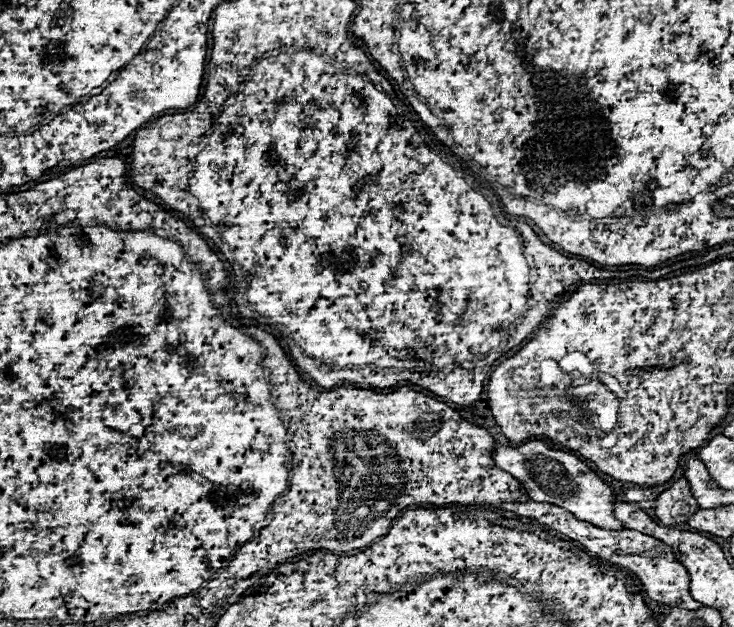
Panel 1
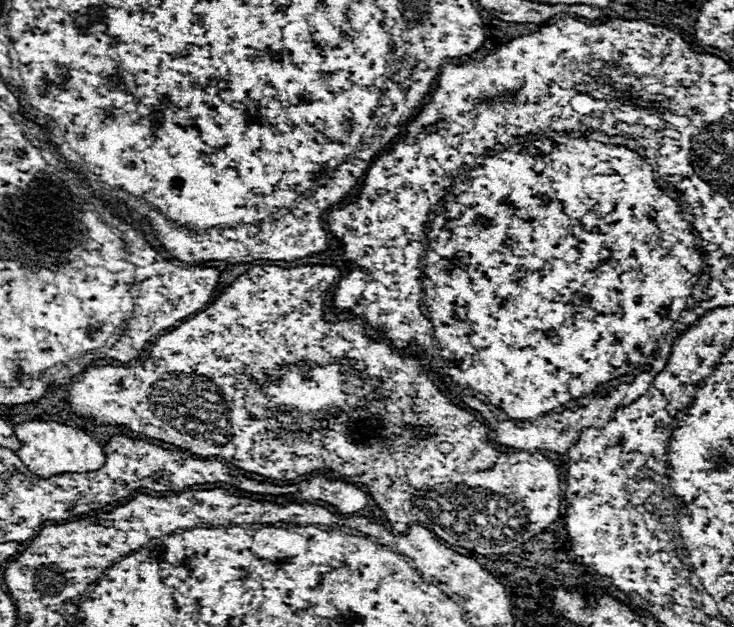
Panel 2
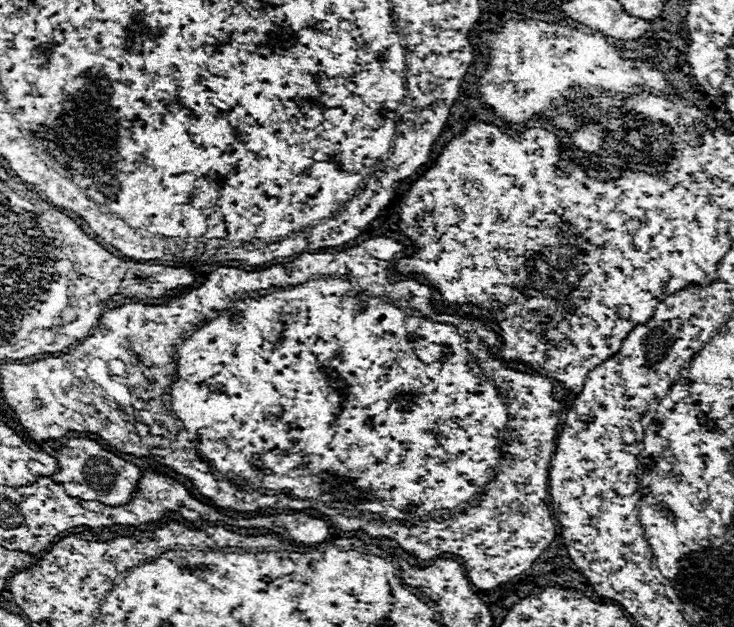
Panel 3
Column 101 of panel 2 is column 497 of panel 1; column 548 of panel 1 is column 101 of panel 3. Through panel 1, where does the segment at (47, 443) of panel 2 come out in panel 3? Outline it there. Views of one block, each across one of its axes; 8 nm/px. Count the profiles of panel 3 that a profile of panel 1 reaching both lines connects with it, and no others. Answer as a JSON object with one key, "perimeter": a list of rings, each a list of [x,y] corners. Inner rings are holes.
{"perimeter":[[[70,438],[58,452],[60,472],[52,476],[54,482],[62,484],[66,494],[80,500],[96,500],[106,506],[124,506],[128,504],[138,488],[142,472],[138,466],[118,458],[116,454],[102,448],[102,444],[88,438]]]}

